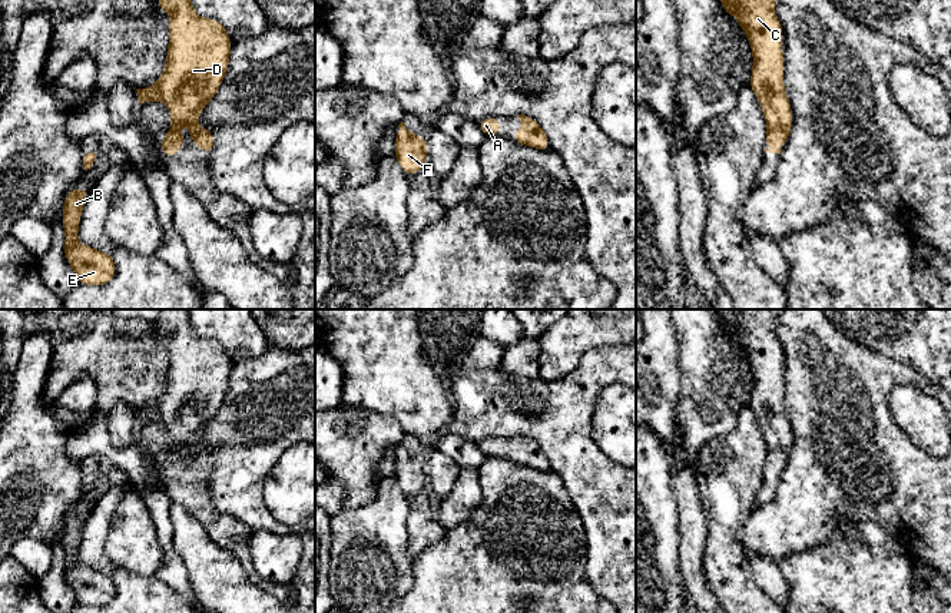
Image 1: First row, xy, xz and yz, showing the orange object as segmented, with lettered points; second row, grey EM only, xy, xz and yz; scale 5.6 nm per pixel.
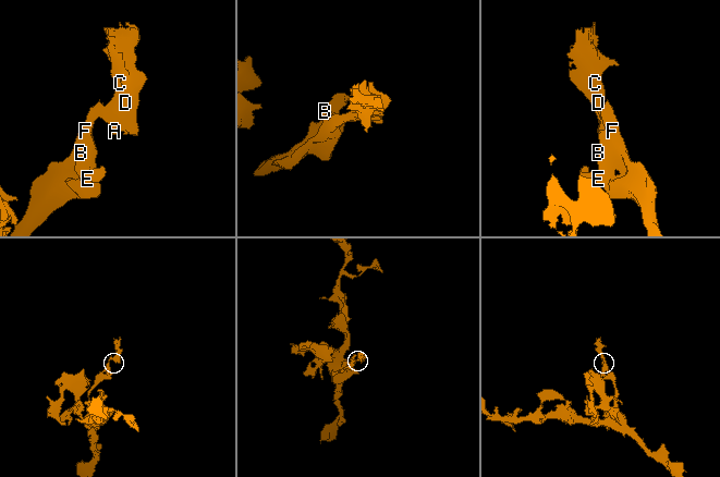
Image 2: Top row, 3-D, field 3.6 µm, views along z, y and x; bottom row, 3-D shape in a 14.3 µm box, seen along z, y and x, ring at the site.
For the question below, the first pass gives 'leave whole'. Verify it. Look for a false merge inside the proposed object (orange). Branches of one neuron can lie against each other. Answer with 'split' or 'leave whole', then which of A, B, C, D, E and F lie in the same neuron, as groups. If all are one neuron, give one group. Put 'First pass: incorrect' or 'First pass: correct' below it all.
leave whole; groups A B C D E F
First pass: correct

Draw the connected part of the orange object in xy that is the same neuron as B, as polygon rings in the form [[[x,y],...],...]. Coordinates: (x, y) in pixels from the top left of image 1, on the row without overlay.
[[[70,510],[66,514],[62,544],[66,553],[64,576],[74,592],[76,600],[85,606],[100,607],[115,597],[115,579],[92,567],[77,564],[82,528],[90,516],[85,510]]]

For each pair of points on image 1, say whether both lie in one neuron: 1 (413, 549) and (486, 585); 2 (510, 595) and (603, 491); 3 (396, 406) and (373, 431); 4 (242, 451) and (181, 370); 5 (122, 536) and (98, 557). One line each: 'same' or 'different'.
1: different
2: different
3: different
4: different
5: different

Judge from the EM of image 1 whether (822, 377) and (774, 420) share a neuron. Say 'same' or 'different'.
different

